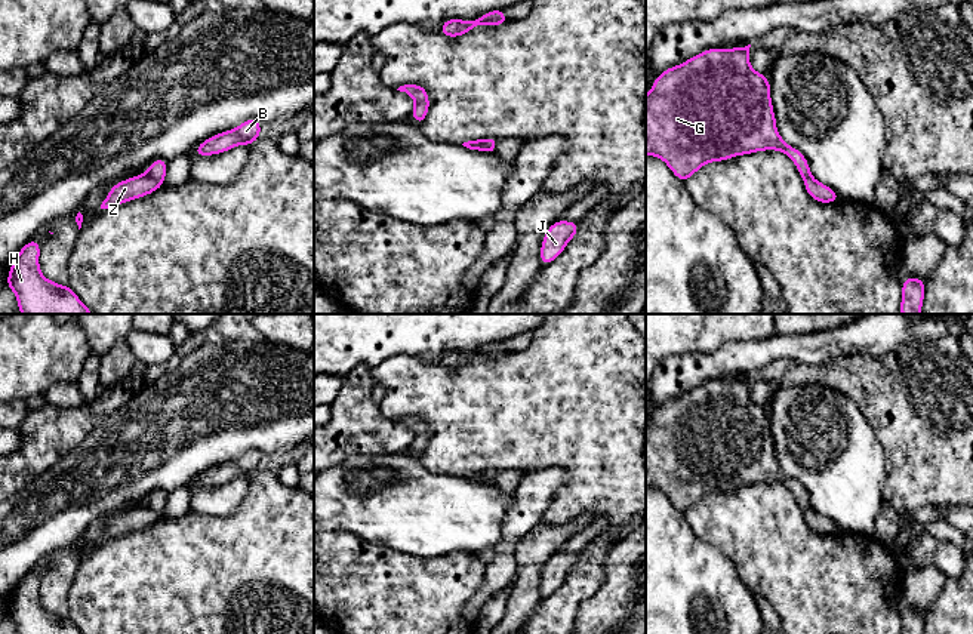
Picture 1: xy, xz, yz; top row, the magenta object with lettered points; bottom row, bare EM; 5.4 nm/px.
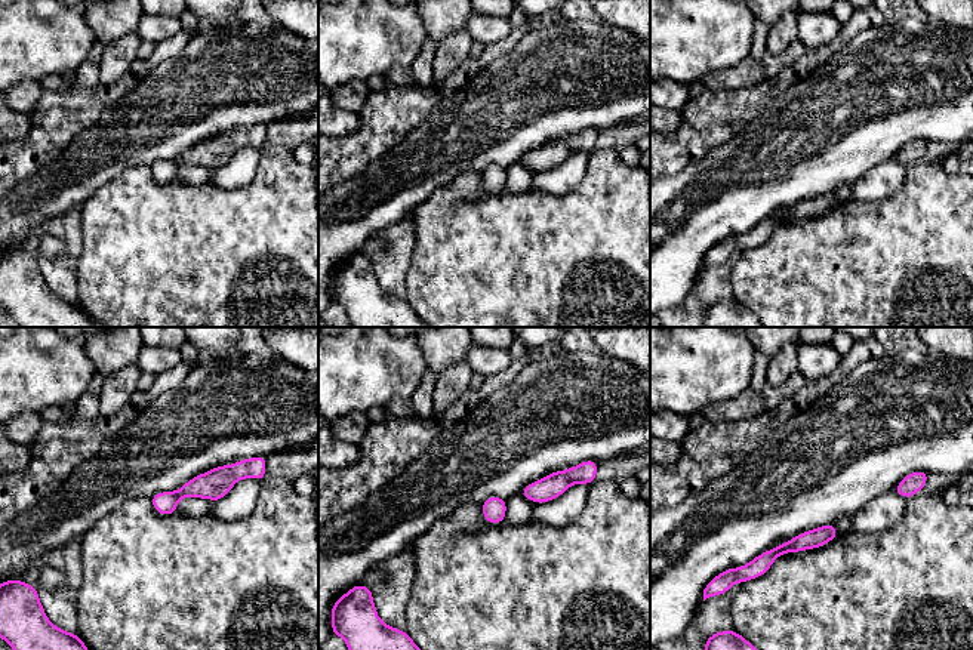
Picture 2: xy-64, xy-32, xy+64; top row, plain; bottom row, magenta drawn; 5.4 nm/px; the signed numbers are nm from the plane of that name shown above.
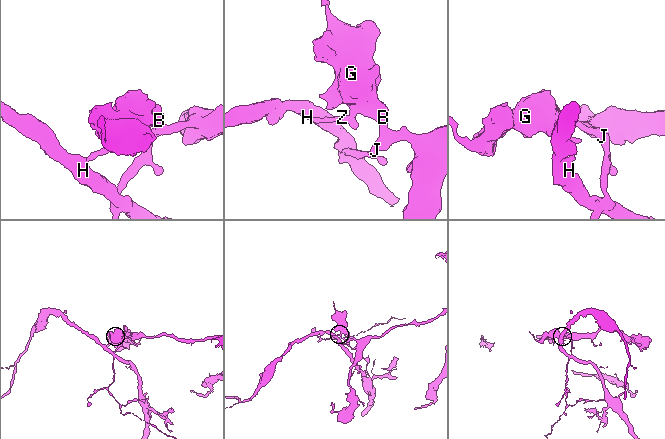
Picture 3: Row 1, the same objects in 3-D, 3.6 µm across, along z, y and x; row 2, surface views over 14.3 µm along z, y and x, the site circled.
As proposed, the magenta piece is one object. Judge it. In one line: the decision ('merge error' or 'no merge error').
merge error

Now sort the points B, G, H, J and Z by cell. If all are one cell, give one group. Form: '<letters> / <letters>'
B G J / H Z

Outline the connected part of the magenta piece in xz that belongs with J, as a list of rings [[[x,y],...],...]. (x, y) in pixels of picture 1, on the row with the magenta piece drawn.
[[[557,221],[548,228],[539,256],[544,267],[551,264],[566,249],[566,244],[576,236],[578,225],[578,222]]]

